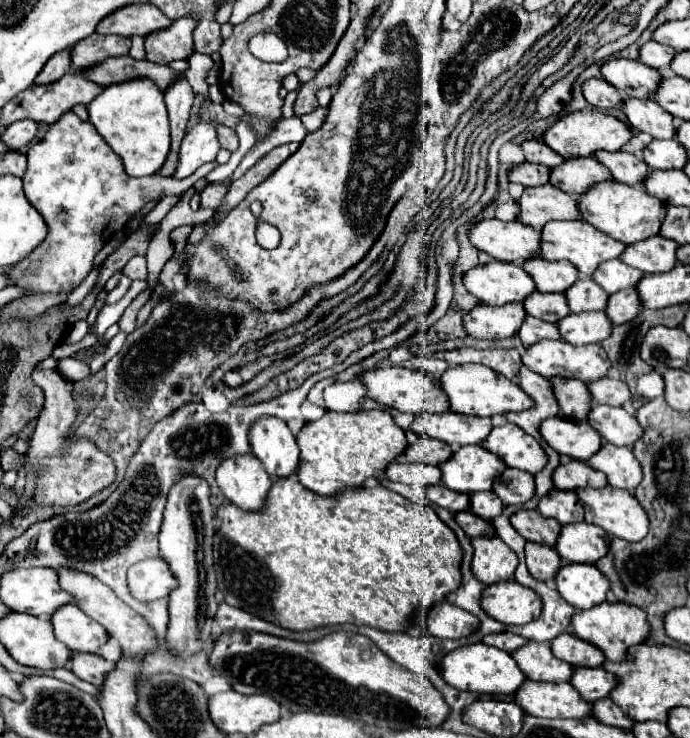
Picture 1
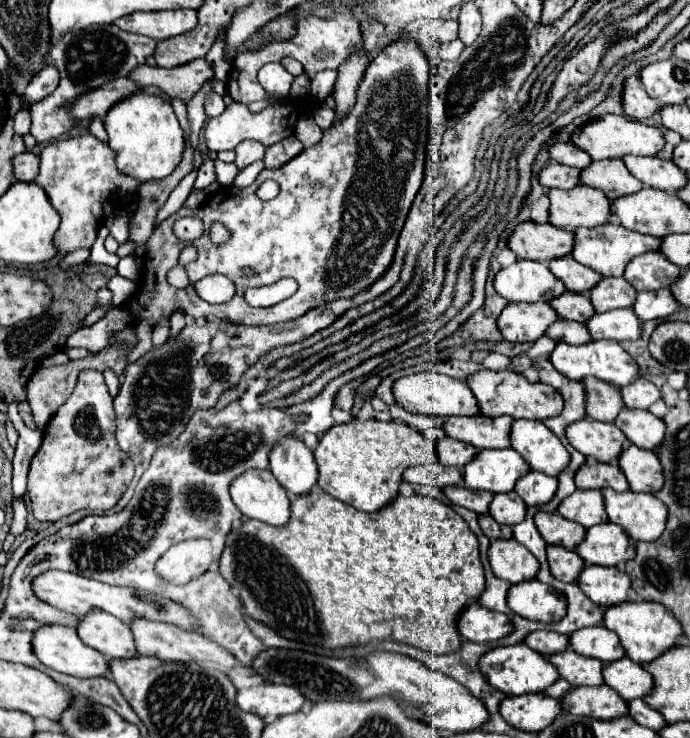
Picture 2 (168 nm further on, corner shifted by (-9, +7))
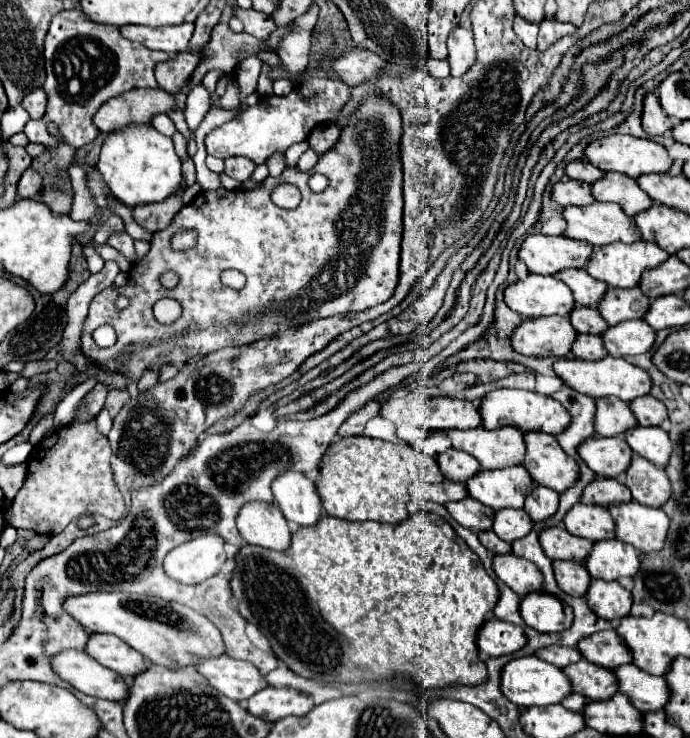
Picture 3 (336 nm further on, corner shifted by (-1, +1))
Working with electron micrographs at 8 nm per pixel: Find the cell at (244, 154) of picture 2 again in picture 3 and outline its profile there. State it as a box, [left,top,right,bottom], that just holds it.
[224,157,256,183]

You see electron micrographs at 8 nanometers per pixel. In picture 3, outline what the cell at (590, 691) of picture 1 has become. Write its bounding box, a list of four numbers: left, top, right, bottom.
[614,663,670,713]

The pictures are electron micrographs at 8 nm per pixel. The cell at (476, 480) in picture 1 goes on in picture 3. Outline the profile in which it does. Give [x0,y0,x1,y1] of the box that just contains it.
[466,465,534,511]

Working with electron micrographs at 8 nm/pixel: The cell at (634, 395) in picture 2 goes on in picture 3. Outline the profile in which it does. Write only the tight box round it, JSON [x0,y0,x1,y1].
[630,395,668,427]

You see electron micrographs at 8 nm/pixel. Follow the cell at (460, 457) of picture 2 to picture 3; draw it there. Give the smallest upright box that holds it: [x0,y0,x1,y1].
[438,449,480,483]

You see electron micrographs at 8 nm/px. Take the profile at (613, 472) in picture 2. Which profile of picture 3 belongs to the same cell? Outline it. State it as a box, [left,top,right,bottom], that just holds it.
[582,477,632,505]

